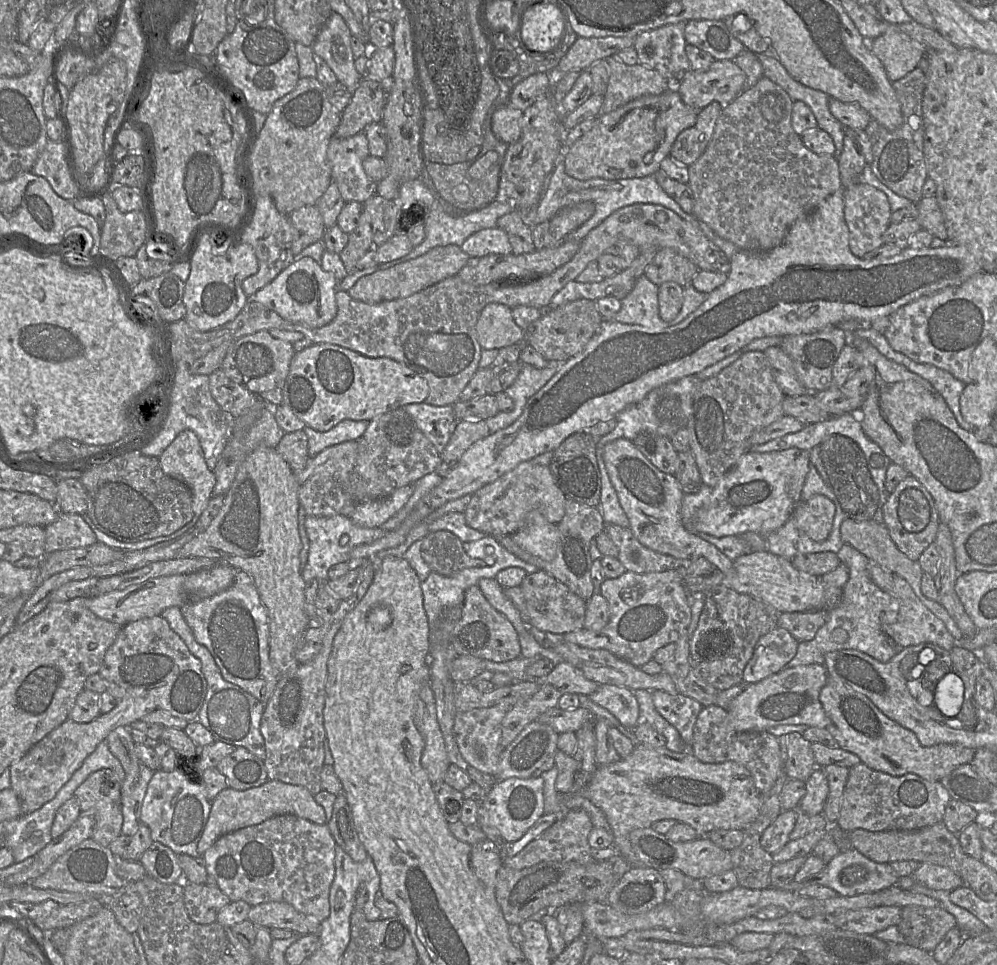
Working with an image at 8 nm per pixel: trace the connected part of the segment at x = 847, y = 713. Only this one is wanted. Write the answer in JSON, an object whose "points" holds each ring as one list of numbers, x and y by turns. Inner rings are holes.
{"points":[[828,677,819,700,829,718,828,731,838,746,856,754,869,768,892,776,914,773,929,781,940,781,962,764,970,763,975,750,955,744,921,745,911,730,887,717,867,696]]}

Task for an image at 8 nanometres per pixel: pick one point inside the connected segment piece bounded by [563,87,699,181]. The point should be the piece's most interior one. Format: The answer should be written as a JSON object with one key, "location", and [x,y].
{"location":[631,141]}

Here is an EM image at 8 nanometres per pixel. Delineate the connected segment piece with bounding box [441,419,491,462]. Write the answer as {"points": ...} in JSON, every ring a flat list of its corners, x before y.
{"points":[[459,420,454,433,441,453,441,459,458,462,471,445,490,435,491,431,485,420]]}

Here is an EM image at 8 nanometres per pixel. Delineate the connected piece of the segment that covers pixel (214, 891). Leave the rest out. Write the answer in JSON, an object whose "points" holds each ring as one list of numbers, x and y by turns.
{"points":[[189,883,184,888,185,909,192,921,210,924,231,900,218,886]]}

